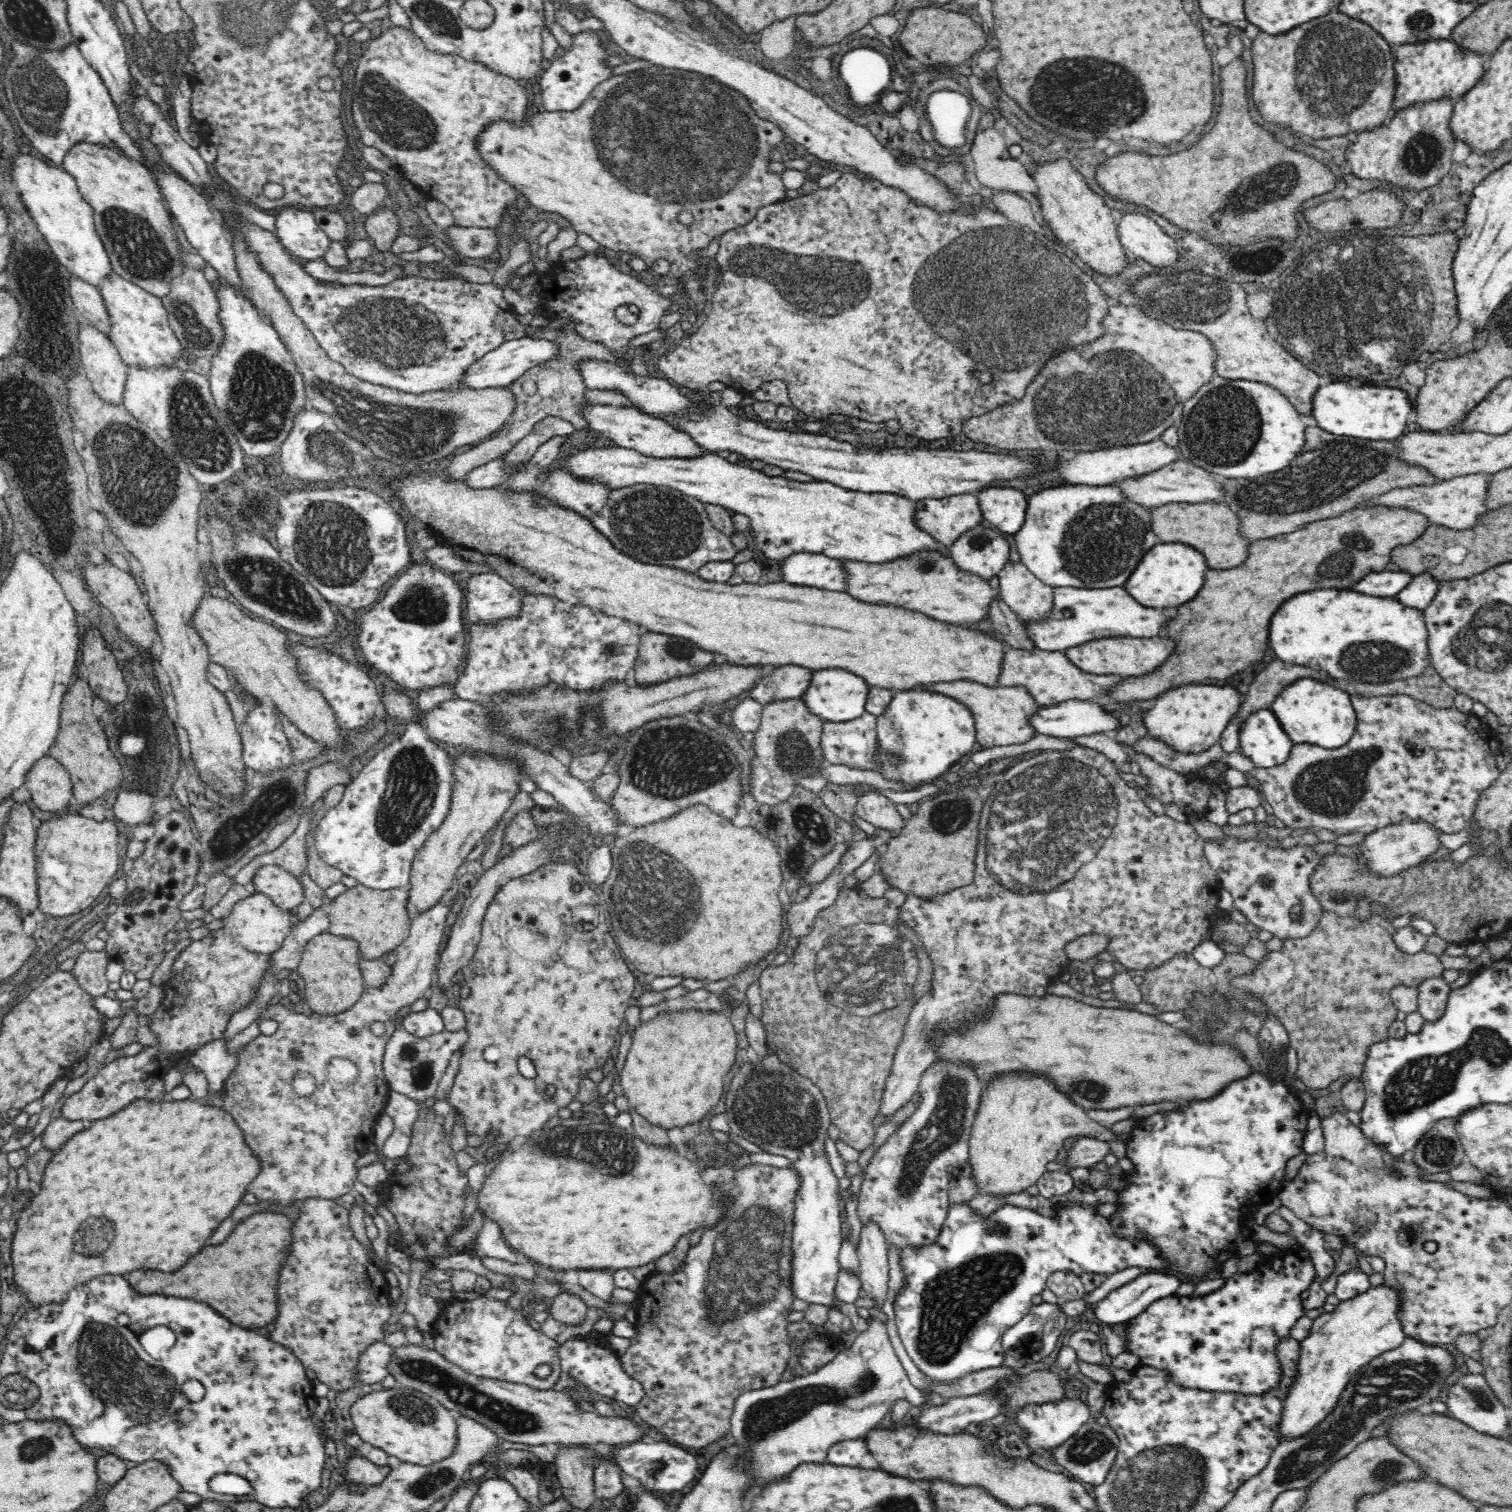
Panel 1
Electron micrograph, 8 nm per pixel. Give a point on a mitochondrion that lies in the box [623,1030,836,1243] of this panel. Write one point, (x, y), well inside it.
(769, 1106)

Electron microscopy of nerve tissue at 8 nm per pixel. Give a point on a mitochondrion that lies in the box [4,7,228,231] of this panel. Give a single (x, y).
(41, 97)

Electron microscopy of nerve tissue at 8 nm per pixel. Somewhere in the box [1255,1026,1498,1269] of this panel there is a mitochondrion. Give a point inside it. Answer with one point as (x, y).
(1439, 1150)

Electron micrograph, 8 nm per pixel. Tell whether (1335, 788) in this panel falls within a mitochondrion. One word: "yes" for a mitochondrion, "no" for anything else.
yes

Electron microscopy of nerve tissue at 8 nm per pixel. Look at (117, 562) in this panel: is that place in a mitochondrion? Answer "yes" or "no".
no

